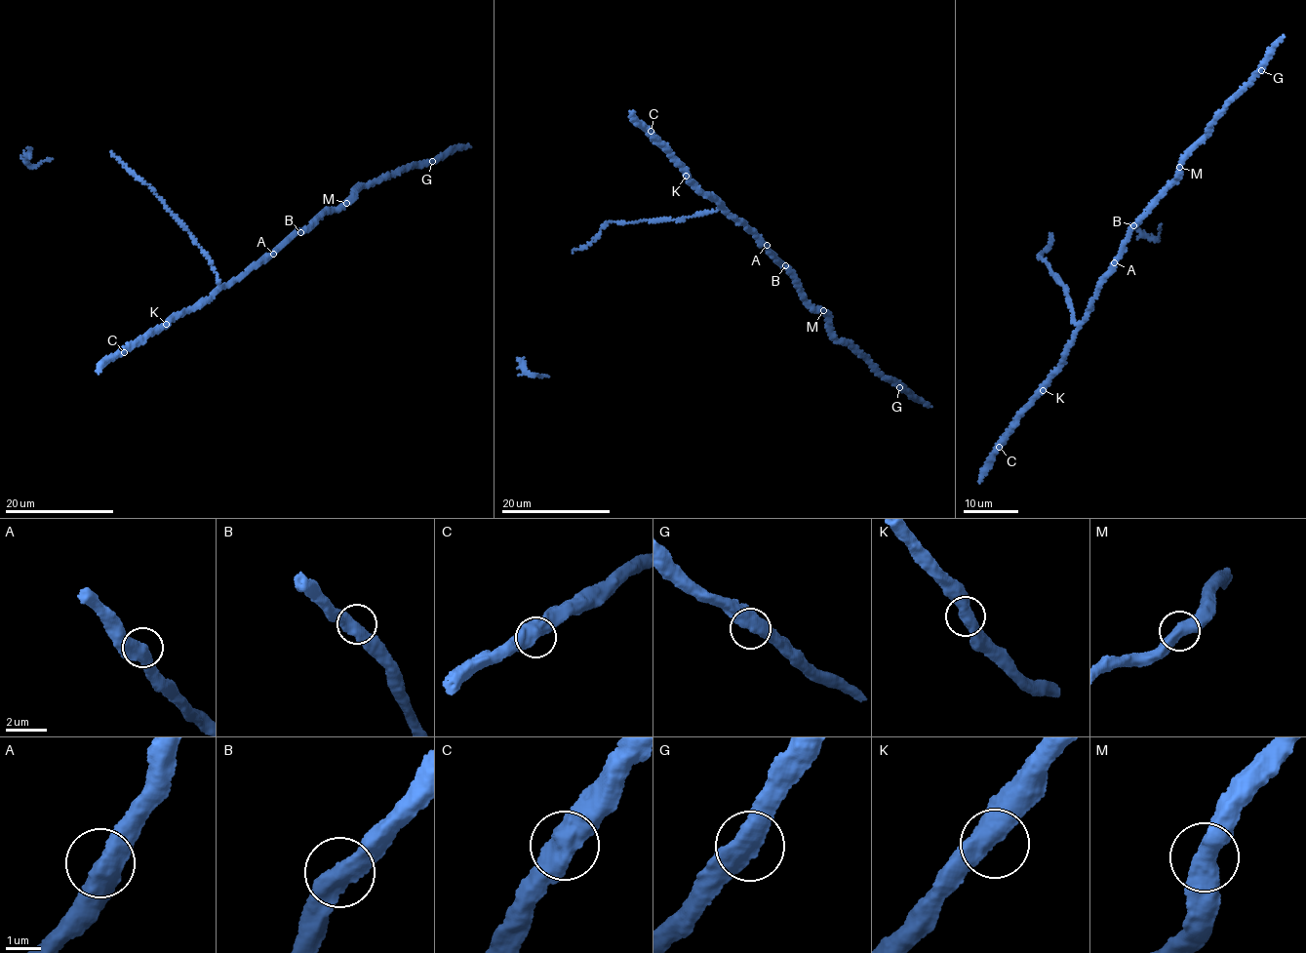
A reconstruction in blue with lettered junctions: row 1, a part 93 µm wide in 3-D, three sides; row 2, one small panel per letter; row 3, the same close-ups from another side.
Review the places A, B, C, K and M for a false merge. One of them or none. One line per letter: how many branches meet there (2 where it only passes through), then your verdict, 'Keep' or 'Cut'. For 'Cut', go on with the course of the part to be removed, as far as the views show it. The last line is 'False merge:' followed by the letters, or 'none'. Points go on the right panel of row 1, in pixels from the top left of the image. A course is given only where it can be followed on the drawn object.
A: Branches: 2. Keep
B: Branches: 2. Keep
C: Branches: 2. Keep
K: Branches: 2. Keep
M: Branches: 2. Cut. Course of the part to remove: (1179, 167), (1181, 161), (1205, 138), (1213, 122), (1245, 89), (1286, 36)
False merge: M

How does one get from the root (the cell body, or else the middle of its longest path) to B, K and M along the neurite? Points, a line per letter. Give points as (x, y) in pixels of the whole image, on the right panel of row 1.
B: (1093, 300), (1100, 280), (1112, 266), (1133, 225)
K: (1093, 300), (1061, 365), (1043, 390)
M: (1093, 300), (1100, 280), (1121, 252), (1127, 231), (1177, 179), (1179, 167)

